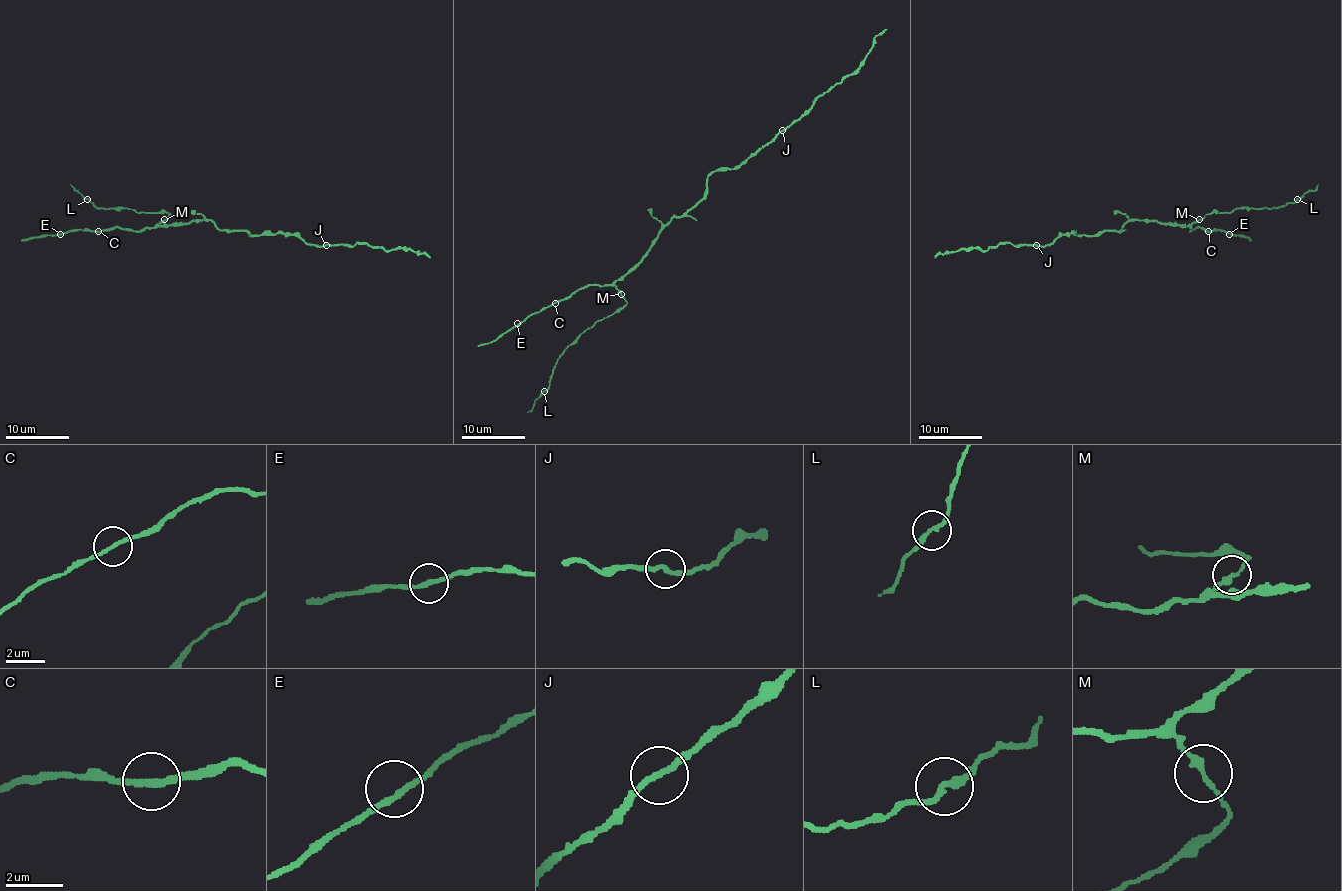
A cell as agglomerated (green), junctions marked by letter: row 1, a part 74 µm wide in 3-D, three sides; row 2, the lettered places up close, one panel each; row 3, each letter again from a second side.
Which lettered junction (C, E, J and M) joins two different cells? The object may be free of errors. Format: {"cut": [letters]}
{"cut": ["M"]}

